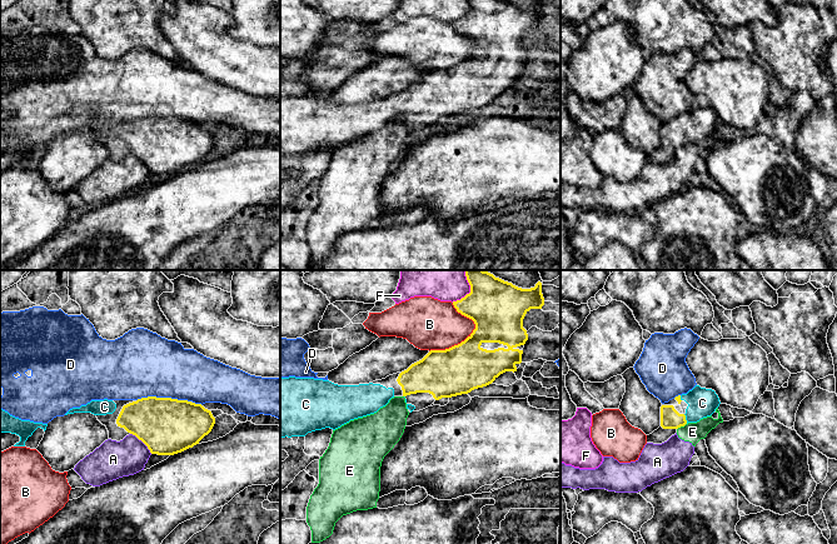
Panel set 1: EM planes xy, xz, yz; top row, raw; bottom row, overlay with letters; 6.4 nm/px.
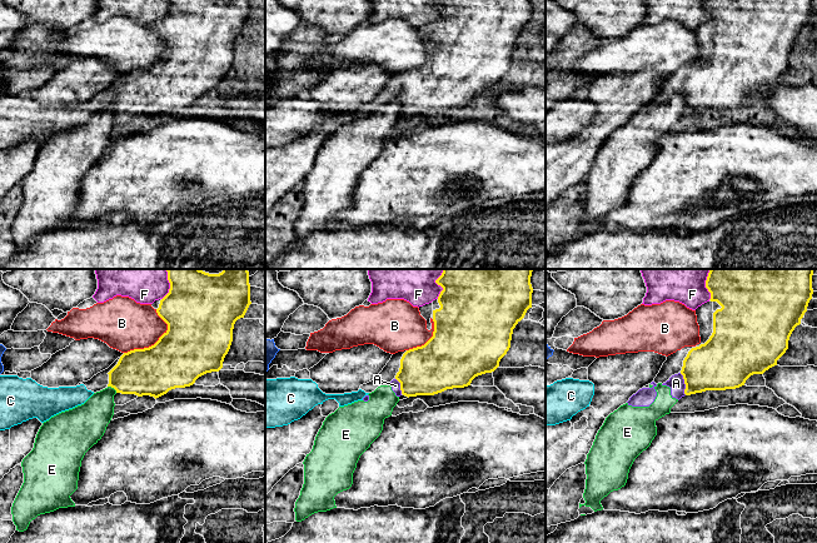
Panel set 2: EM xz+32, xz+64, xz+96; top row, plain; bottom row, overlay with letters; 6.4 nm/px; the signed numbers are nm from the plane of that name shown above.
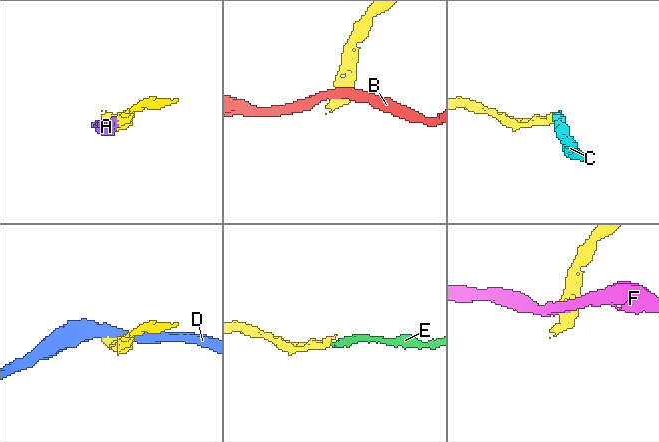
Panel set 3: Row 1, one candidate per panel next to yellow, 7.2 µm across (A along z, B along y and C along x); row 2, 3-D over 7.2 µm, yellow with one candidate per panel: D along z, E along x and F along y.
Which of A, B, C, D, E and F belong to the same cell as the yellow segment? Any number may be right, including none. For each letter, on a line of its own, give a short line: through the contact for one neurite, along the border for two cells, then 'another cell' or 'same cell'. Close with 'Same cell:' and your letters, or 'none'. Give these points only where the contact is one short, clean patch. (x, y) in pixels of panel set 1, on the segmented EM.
A: another cell
B: another cell
C: same cell
D: another cell
E: yz (686, 423), (677, 429) | another cell
F: another cell
Same cell: C

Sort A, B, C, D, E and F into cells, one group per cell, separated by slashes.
A E / B / C / D / F

